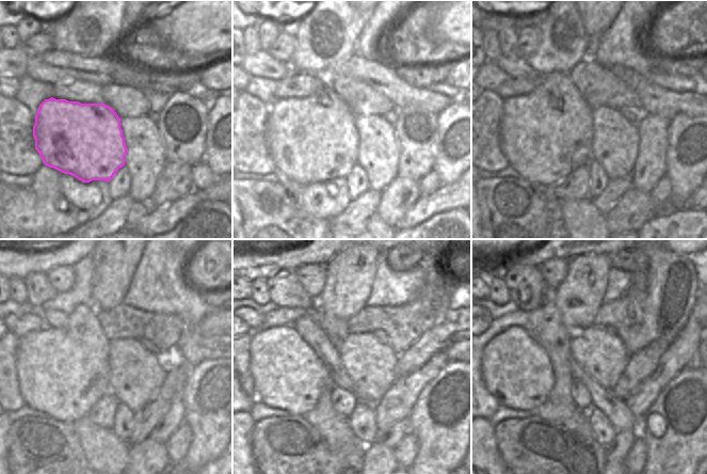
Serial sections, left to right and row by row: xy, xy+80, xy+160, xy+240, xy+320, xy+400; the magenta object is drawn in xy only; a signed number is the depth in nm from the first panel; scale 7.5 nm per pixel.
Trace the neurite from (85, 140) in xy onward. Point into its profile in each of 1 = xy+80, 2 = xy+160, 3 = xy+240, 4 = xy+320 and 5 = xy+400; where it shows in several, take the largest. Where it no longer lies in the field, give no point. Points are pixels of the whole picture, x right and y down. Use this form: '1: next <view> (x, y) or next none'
1: next xy+80 (314, 139)
2: next xy+160 (545, 135)
3: next xy+240 (63, 372)
4: next xy+320 (288, 375)
5: next xy+400 (515, 369)

